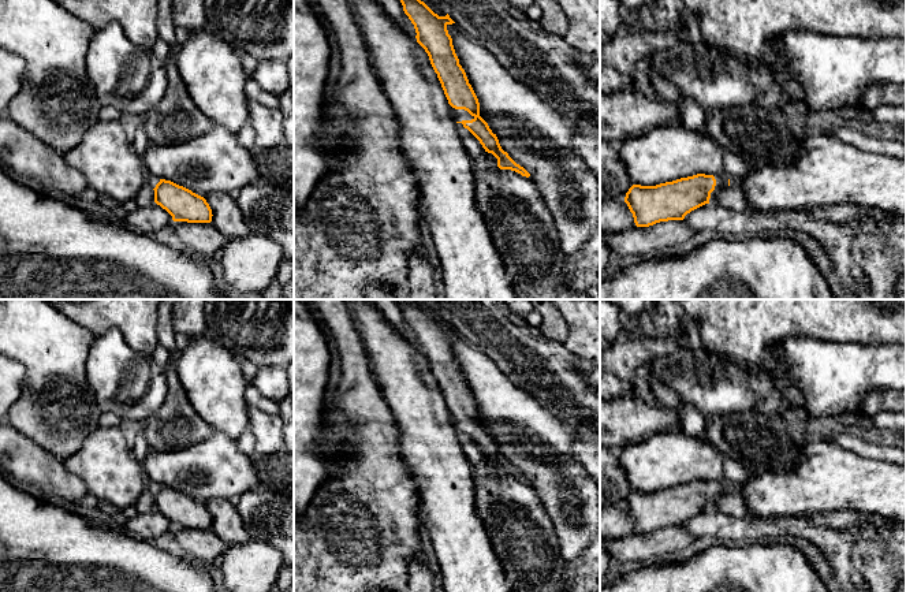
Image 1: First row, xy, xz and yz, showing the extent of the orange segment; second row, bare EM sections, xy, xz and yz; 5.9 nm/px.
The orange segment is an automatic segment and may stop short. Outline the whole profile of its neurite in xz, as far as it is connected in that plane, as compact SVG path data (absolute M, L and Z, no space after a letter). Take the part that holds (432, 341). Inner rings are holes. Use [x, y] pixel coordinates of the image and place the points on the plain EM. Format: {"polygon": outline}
{"polygon": "M414 299L395 301L399 304L404 320L414 331L417 349L429 362L458 433L467 435L480 447L485 458L492 459L497 465L500 476L511 476L529 484L530 480L502 455L496 440L480 422L478 405L459 371L452 345L447 336L447 332L455 328L448 320L445 323L435 320Z"}

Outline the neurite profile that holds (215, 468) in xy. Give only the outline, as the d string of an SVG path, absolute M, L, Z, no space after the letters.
M217 431L186 448L150 450L141 465L146 480L171 487L201 503L212 498L235 502L258 484L253 455L242 453L236 439Z

